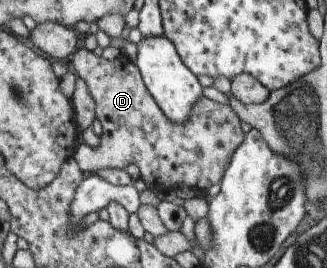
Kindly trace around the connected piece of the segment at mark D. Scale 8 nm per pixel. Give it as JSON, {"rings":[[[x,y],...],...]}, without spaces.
{"rings":[[[80,46],[75,53],[72,53],[70,62],[73,64],[75,74],[87,83],[89,95],[95,101],[95,117],[103,127],[97,147],[85,143],[75,148],[73,156],[85,175],[95,174],[102,169],[125,169],[135,164],[139,167],[140,178],[143,179],[147,189],[152,193],[163,194],[175,192],[179,184],[205,194],[209,187],[221,183],[233,153],[245,139],[241,120],[230,105],[203,96],[193,105],[191,115],[185,123],[171,123],[157,105],[157,101],[153,99],[153,95],[149,93],[136,63],[132,63],[123,53],[117,59],[109,61],[87,50],[87,47]]]}

